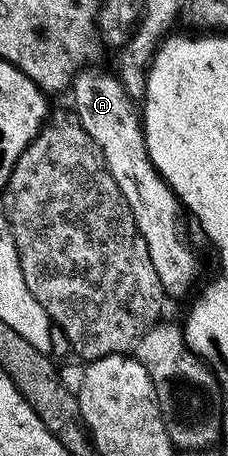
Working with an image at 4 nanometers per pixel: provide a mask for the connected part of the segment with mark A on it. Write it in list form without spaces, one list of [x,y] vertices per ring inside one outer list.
[[[80,71],[79,75],[71,81],[69,95],[75,103],[74,114],[89,134],[89,138],[93,138],[93,142],[101,150],[109,174],[113,174],[113,182],[117,182],[125,202],[129,202],[133,222],[141,238],[145,238],[145,246],[149,246],[149,259],[153,262],[153,270],[157,270],[157,278],[161,278],[164,293],[168,297],[183,296],[187,292],[187,287],[195,280],[195,256],[187,249],[187,244],[183,241],[183,228],[179,225],[179,212],[181,216],[179,199],[175,197],[175,192],[168,188],[162,176],[155,171],[151,159],[147,157],[147,147],[143,141],[143,122],[136,101],[124,90],[118,75],[111,73],[110,76],[107,72],[91,71]]]

